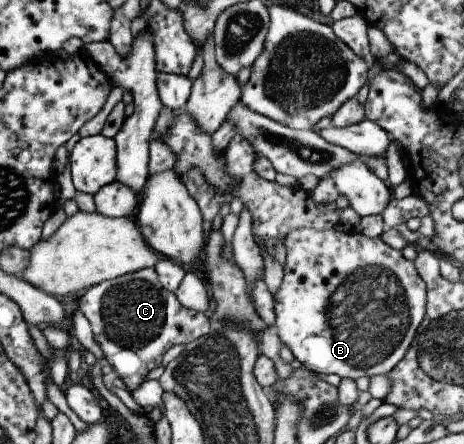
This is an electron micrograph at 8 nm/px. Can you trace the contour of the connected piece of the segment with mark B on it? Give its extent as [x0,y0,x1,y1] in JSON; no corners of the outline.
[273,227,427,380]

